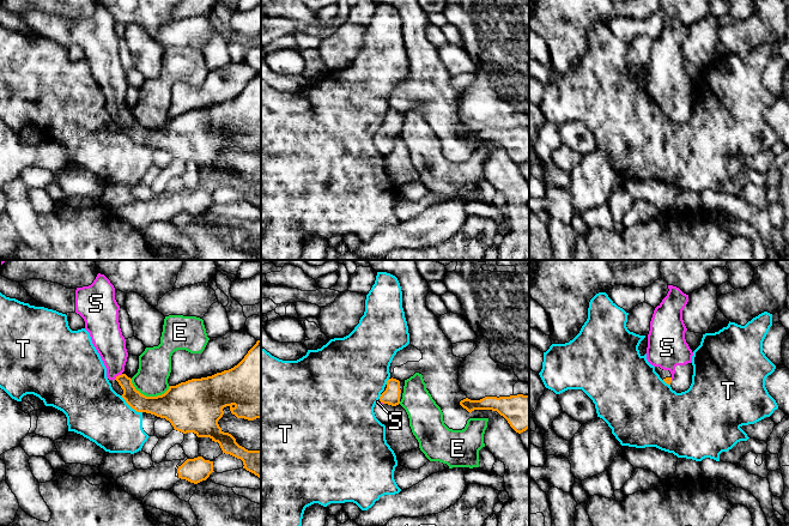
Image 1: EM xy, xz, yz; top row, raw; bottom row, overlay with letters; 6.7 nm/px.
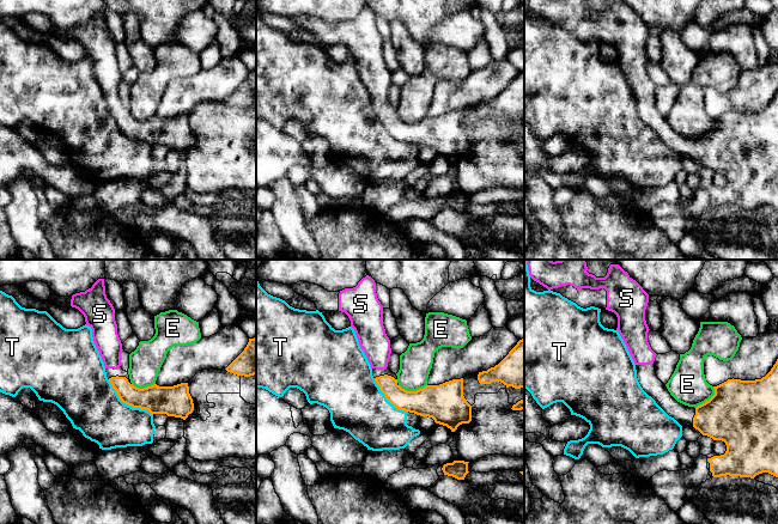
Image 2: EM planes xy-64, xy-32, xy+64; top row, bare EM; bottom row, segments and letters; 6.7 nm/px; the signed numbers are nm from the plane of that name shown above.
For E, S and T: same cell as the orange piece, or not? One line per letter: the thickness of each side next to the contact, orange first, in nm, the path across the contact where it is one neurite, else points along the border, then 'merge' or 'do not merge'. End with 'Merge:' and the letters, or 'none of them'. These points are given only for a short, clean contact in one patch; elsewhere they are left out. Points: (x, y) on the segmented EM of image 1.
E: 300/220 nm | do not merge
S: 120/200 nm | across xy (140, 403), (129, 392), (119, 375), (110, 344) | merge
T: 170/380 nm | do not merge
Merge: S

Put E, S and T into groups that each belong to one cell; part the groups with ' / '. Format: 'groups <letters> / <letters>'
groups E / S / T

